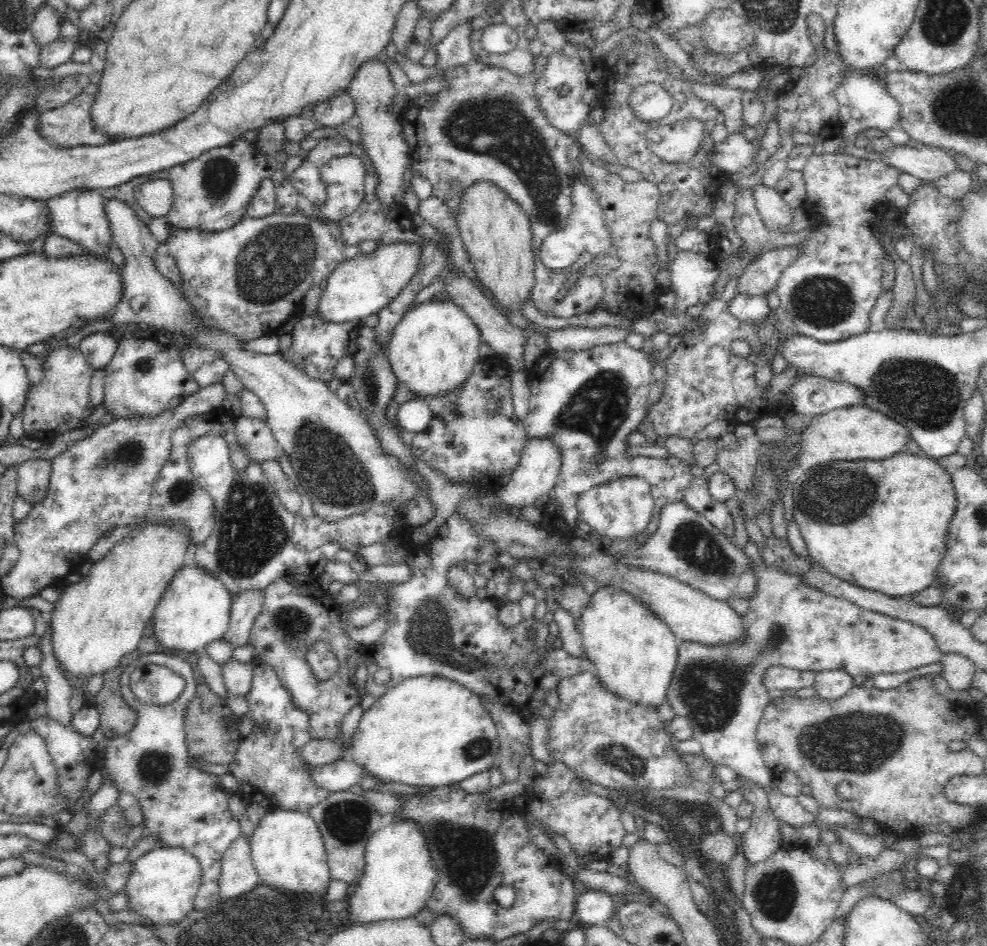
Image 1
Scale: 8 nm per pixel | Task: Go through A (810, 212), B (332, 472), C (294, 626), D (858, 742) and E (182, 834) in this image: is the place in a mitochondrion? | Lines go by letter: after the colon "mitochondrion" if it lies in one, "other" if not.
A: other
B: mitochondrion
C: mitochondrion
D: mitochondrion
E: other

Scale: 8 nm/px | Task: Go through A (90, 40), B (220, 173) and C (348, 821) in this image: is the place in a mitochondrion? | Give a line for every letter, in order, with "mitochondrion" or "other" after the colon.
A: other
B: mitochondrion
C: mitochondrion

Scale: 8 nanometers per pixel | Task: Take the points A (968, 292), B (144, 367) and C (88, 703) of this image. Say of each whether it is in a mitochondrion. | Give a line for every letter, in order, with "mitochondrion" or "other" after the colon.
A: mitochondrion
B: mitochondrion
C: other

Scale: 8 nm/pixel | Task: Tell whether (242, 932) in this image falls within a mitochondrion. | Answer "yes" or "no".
yes

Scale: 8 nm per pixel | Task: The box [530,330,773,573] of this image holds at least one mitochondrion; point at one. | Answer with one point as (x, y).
(598, 408)

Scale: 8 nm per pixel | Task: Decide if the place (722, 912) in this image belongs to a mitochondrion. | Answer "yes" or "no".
yes

